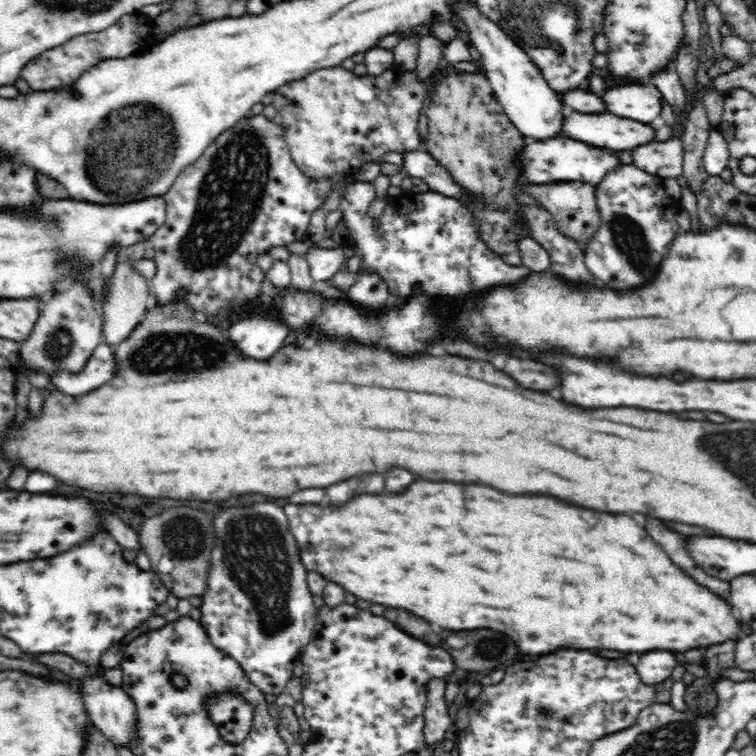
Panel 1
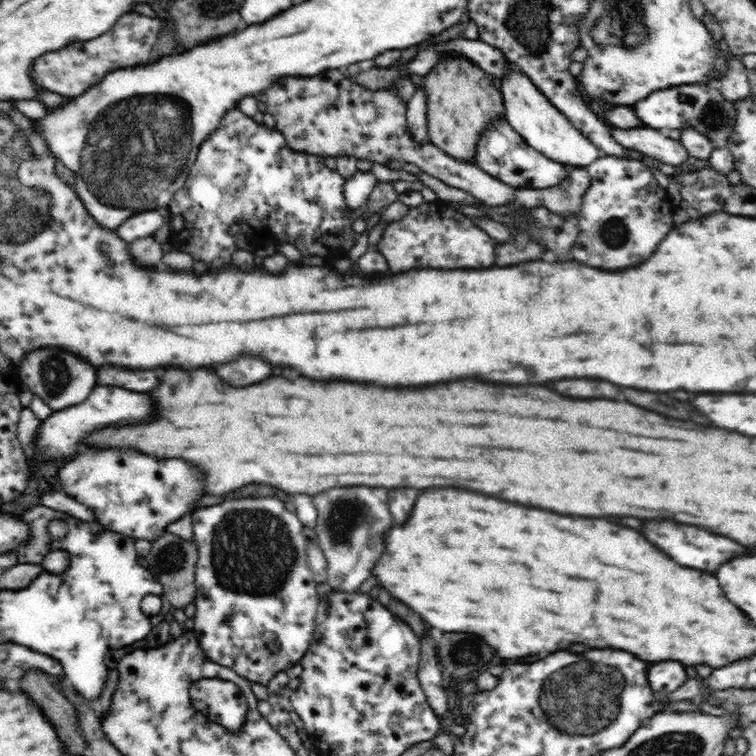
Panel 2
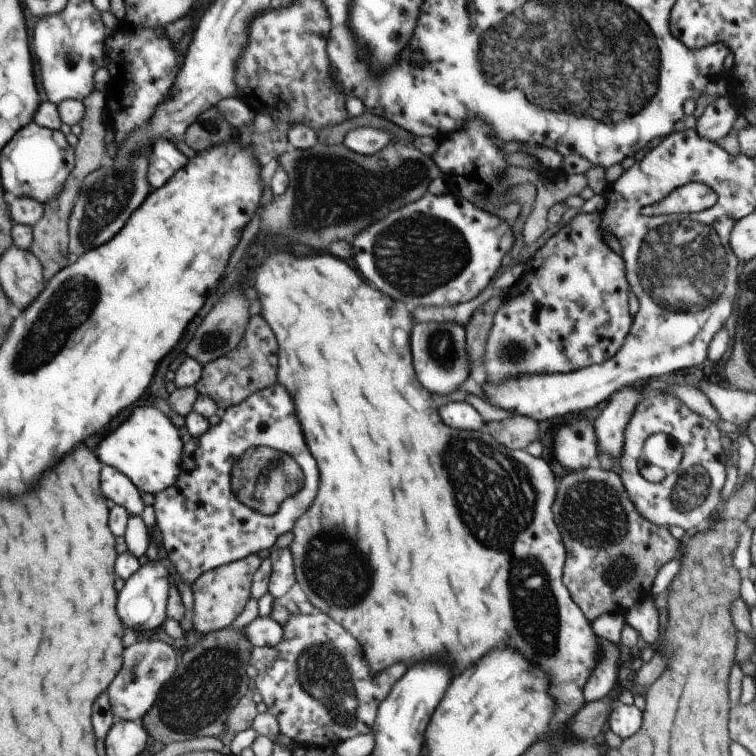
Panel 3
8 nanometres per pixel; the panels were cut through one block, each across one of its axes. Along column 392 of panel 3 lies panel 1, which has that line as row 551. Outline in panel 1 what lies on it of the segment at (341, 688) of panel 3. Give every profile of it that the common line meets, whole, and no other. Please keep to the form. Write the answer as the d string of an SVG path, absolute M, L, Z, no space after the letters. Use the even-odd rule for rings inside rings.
M652 520L652 522L646 526L646 530L648 530L648 534L666 550L666 554L674 560L674 564L678 564L682 570L690 570L690 568L692 568L692 570L686 572L686 574L690 574L696 582L702 582L702 586L714 590L716 594L729 602L730 583L724 581L718 582L716 578L712 578L712 576L708 576L708 574L702 574L704 570L698 568L698 566L694 564L694 560L686 554L686 550L684 550L684 536L682 536L682 534L676 534L676 532L668 530L668 528L666 528L664 524L660 524L658 520Z

